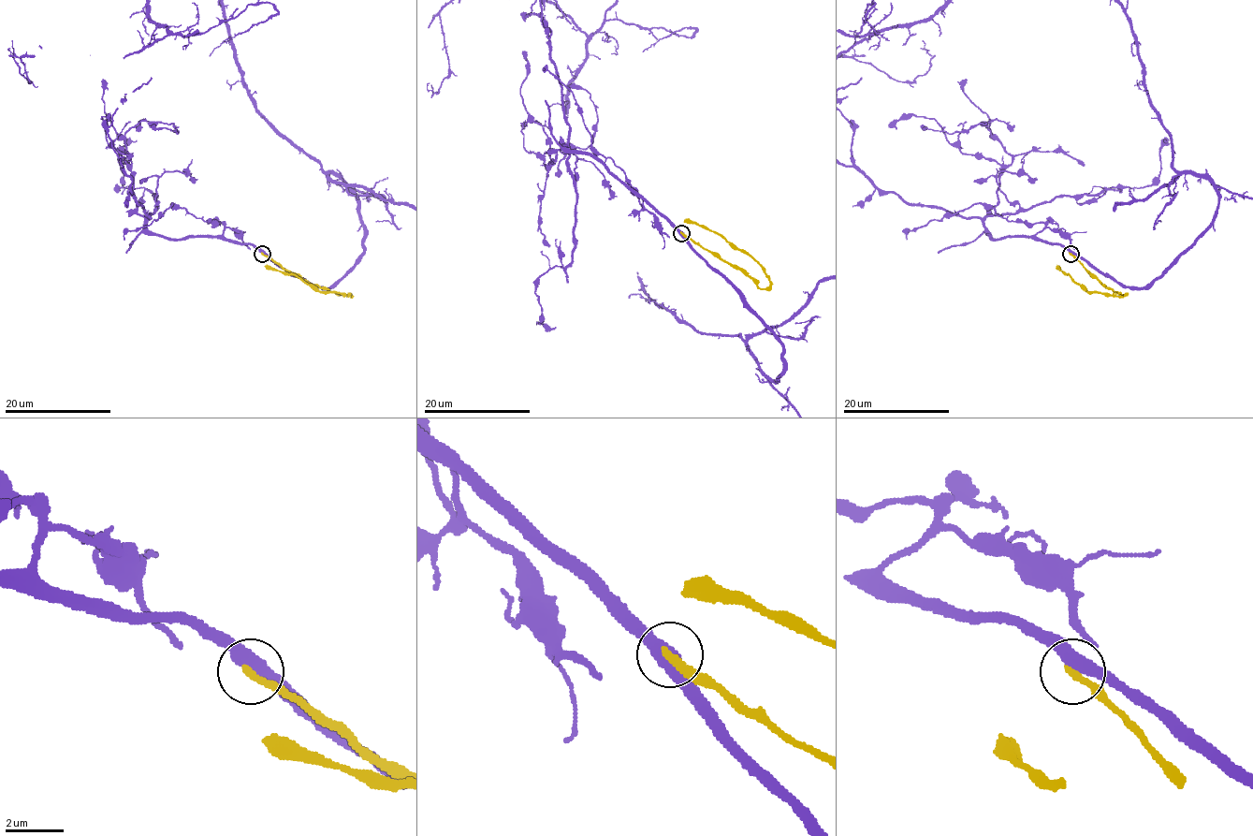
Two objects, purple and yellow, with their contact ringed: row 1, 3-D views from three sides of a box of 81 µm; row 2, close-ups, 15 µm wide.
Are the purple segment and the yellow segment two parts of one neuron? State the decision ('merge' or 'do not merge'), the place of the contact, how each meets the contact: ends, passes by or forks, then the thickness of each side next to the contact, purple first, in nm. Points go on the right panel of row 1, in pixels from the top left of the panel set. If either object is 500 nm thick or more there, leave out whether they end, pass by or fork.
do not merge; place (1070, 254); purple passes by; yellow ends; calibres 480 and 280 nm

